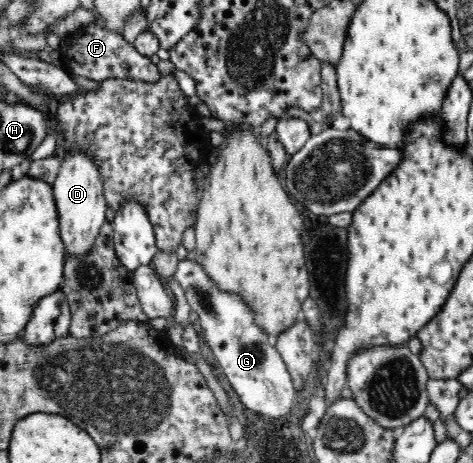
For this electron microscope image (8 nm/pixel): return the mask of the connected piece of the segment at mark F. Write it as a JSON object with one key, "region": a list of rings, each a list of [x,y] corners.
{"region":[[[97,17],[87,24],[84,29],[68,36],[66,44],[60,46],[58,54],[61,56],[62,66],[70,76],[102,81],[106,79],[133,80],[156,84],[161,73],[157,65],[148,56],[138,53],[134,44],[130,44],[118,30],[111,30]]]}

